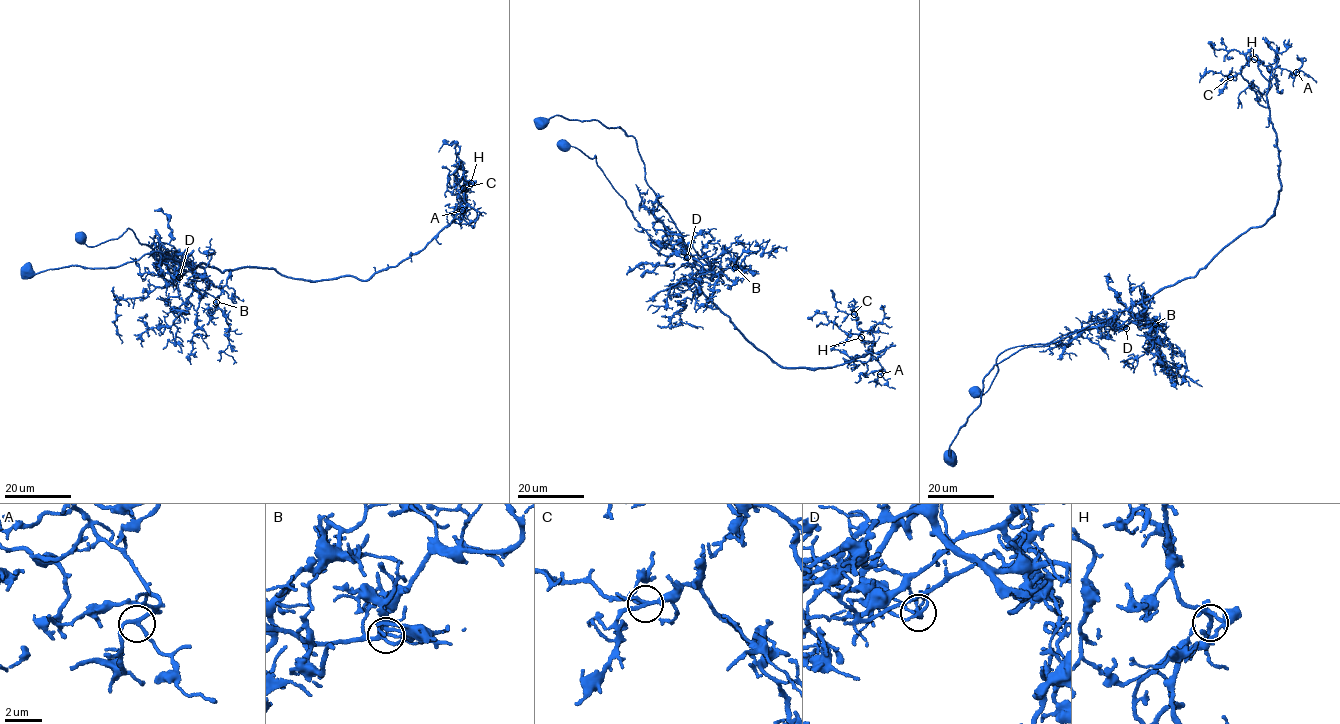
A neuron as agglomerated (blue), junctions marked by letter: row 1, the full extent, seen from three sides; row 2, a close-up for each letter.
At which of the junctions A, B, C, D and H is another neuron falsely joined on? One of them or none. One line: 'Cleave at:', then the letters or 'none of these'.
Cleave at: D

